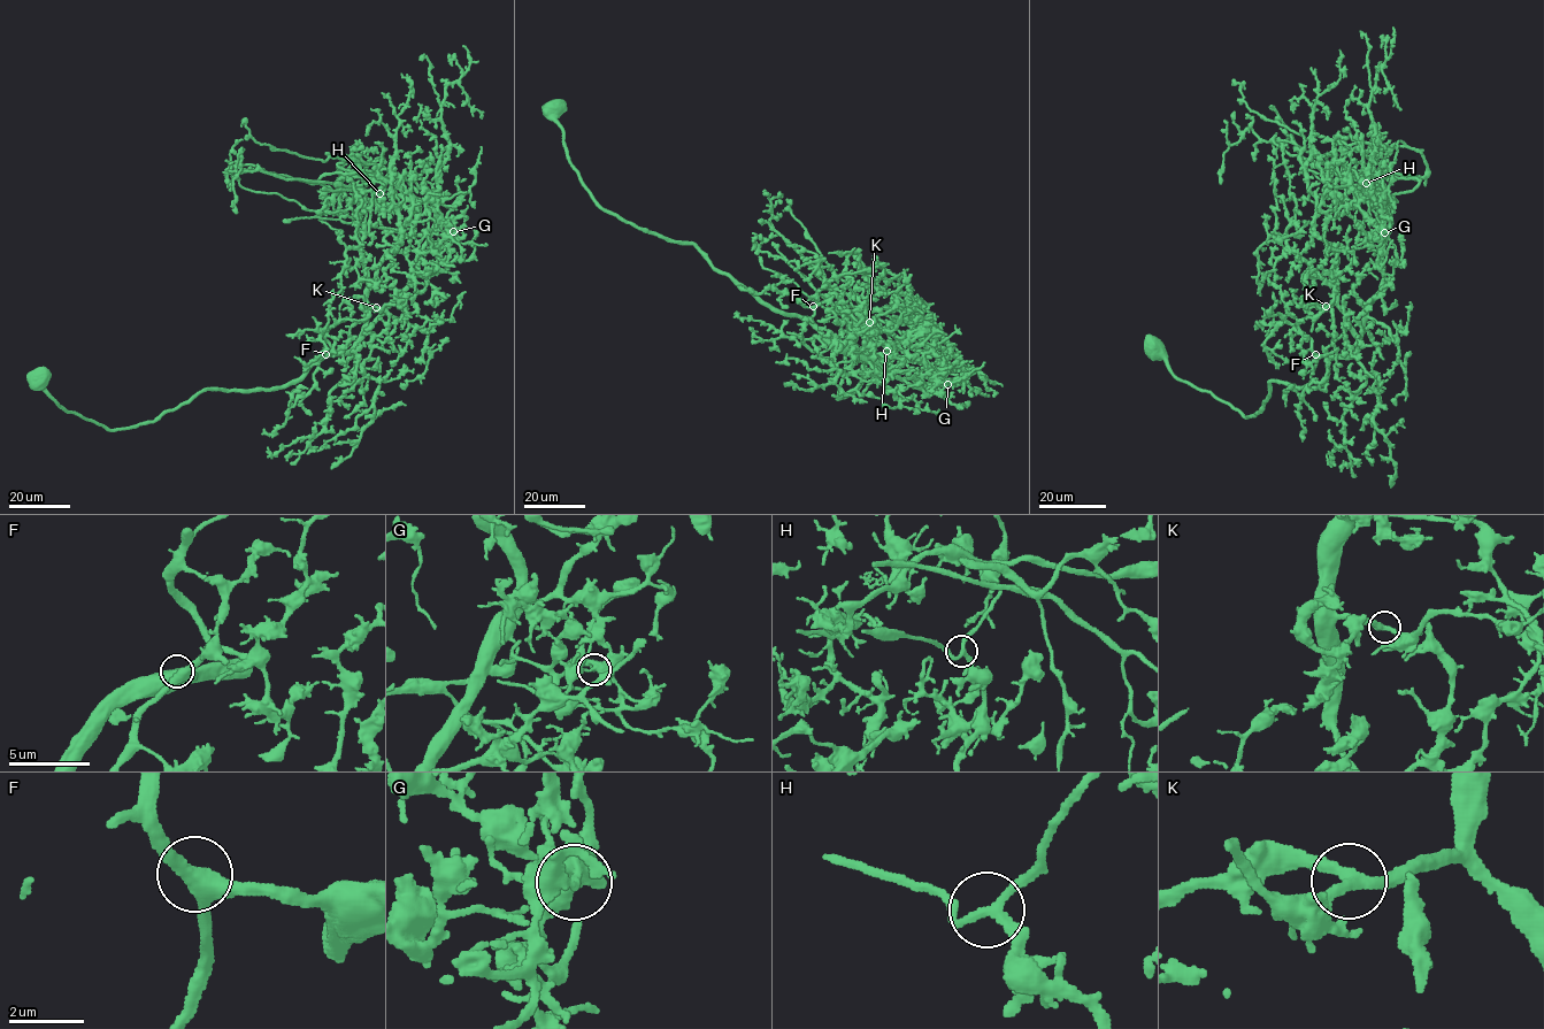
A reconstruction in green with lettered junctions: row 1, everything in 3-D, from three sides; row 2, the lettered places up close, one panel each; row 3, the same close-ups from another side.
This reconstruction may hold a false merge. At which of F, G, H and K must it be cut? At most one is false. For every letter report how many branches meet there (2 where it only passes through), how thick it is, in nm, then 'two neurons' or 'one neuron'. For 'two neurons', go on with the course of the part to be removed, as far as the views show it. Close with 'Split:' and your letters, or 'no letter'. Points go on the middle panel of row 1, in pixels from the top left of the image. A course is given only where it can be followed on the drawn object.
F: 3 | 400 nm | one neuron
G: 3 | 170 nm | two neurons | (947, 384), (914, 382), (881, 354), (885, 362), (863, 394), (839, 396), (852, 316), (774, 229), (768, 194)
H: 3 | 220 nm | one neuron
K: 3 | 280 nm | one neuron
Split: G

